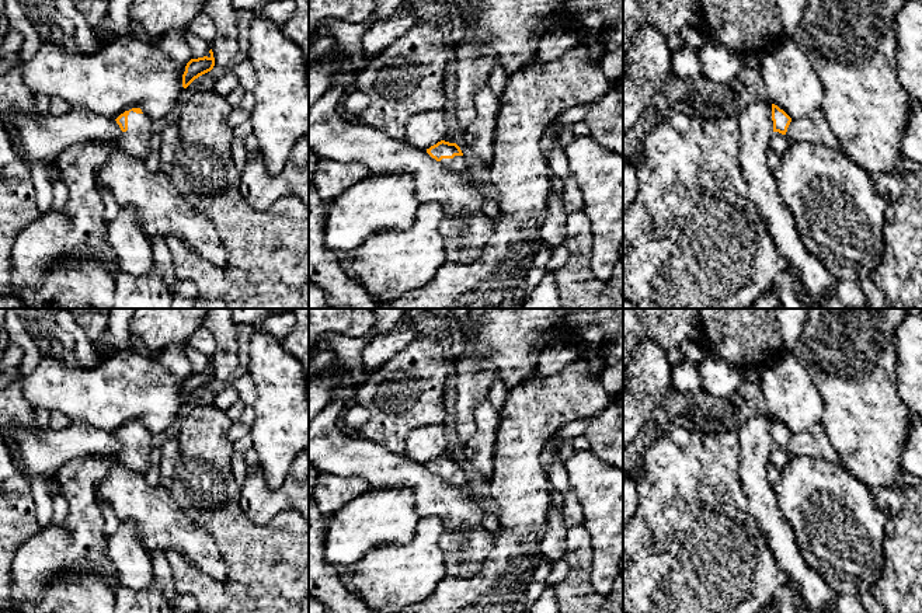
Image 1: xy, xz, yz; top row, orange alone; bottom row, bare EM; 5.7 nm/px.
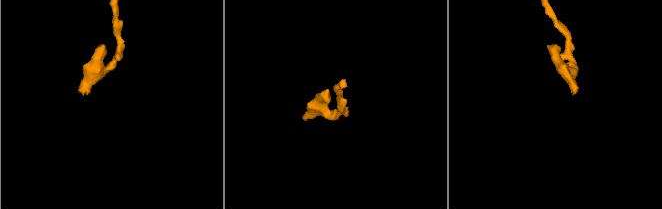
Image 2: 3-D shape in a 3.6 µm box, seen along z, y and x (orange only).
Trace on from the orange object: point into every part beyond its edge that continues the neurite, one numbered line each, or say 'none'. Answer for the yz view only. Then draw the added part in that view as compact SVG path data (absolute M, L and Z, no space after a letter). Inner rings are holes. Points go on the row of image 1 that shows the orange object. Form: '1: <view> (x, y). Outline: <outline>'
1: yz (780, 143). Outline: M779 132L772 133L772 150L776 151L780 157L789 150L793 142L787 135Z

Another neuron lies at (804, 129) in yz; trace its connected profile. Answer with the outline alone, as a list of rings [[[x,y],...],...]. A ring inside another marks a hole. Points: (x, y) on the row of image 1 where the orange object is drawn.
[[[821,109],[808,118],[791,119],[786,135],[791,142],[825,143],[834,149],[842,149]]]

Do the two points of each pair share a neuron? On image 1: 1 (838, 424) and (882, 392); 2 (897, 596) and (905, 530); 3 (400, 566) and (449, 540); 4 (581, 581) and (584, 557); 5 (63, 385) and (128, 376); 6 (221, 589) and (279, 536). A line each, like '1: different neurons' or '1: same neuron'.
1: same neuron
2: same neuron
3: different neurons
4: same neuron
5: same neuron
6: same neuron

